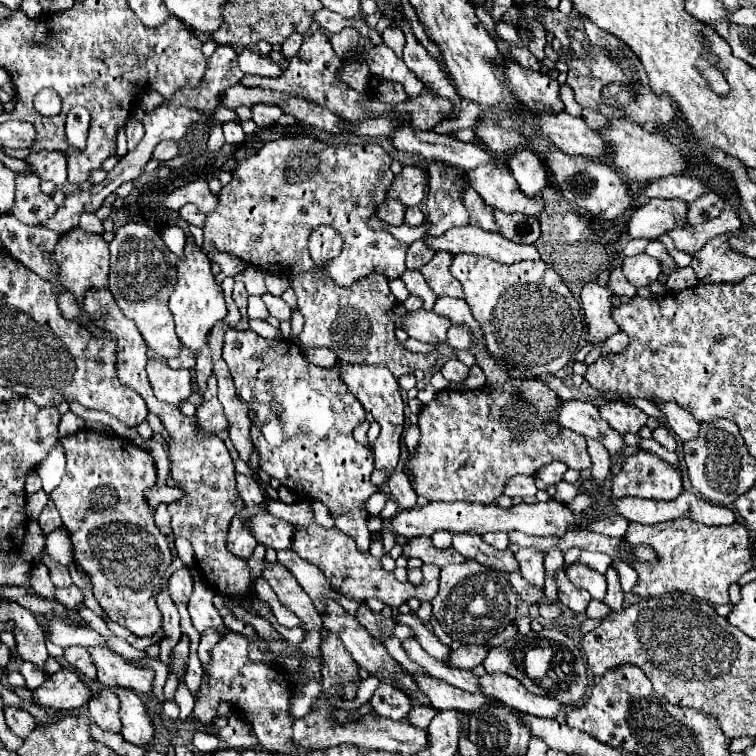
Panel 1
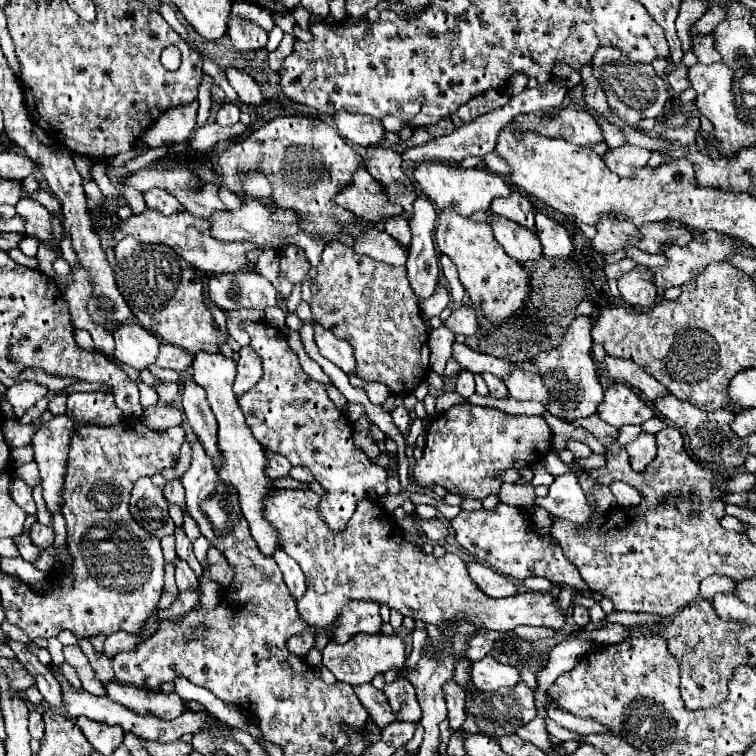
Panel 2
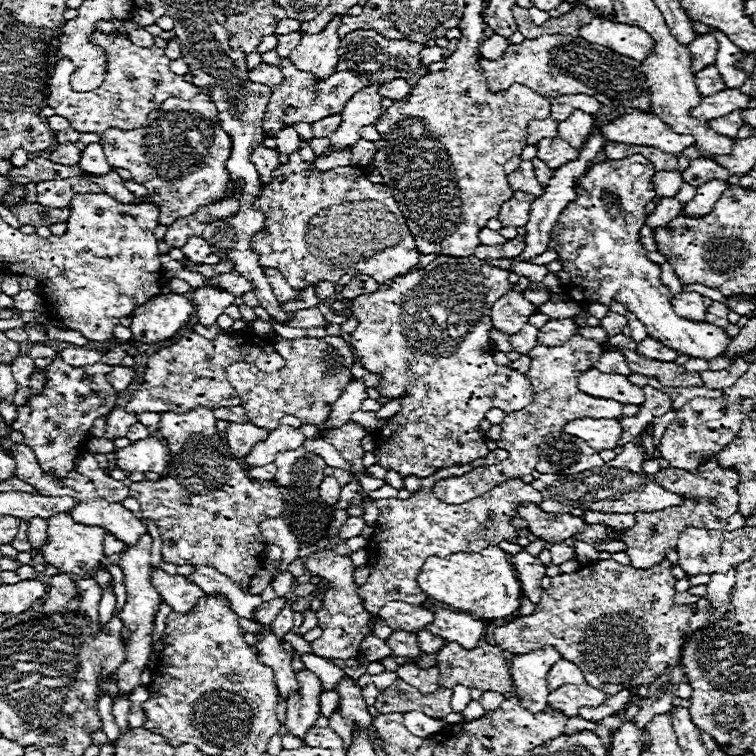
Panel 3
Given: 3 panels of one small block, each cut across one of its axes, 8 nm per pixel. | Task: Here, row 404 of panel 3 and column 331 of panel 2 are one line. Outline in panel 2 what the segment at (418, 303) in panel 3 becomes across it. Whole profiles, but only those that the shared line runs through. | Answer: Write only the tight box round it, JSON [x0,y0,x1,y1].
[238,322,386,530]

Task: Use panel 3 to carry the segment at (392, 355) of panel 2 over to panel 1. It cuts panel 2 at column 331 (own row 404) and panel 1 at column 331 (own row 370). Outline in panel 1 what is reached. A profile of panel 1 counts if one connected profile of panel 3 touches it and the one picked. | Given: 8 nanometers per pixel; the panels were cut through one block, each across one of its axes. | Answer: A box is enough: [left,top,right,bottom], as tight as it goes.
[290,250,438,378]

